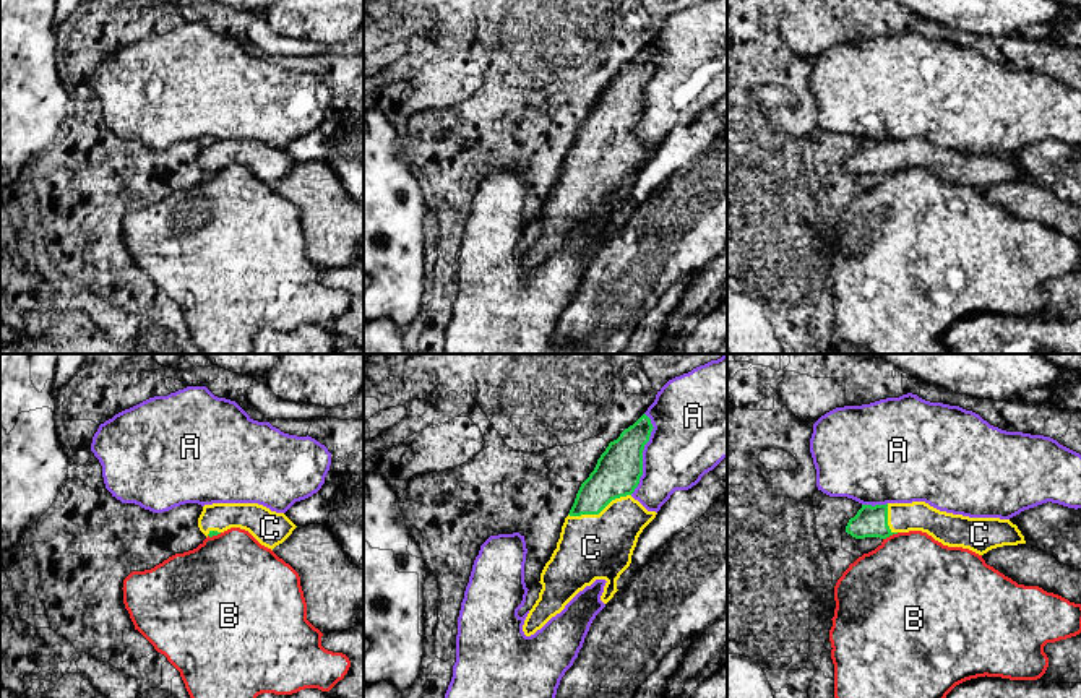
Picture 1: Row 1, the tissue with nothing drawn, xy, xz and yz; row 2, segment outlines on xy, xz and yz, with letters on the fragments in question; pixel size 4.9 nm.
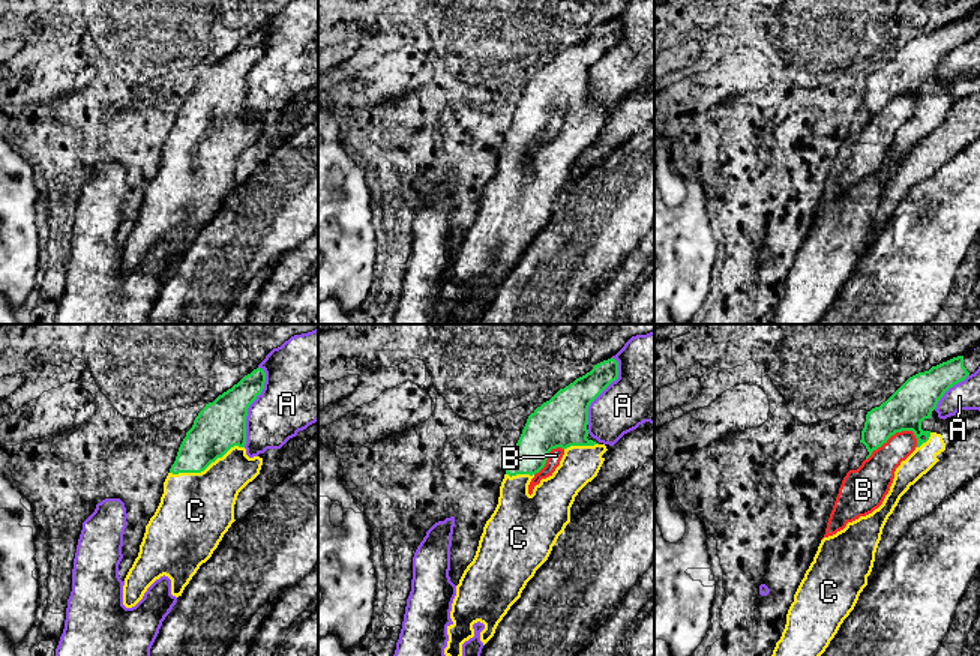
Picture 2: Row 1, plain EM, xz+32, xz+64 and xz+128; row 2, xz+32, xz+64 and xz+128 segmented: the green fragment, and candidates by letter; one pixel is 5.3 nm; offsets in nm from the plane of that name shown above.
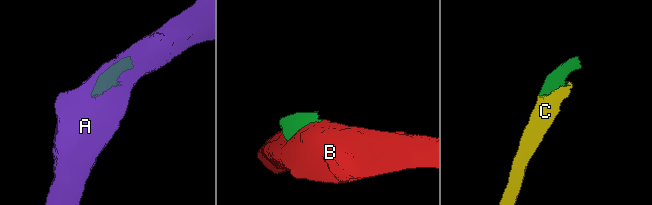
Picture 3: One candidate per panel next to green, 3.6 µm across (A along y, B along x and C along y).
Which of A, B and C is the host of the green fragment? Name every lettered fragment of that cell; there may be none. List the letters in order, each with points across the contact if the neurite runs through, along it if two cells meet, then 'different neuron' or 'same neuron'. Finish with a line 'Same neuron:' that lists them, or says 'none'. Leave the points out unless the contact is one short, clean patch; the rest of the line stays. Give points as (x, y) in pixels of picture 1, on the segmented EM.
A: different neuron
B: different neuron
C: same neuron
Same neuron: C

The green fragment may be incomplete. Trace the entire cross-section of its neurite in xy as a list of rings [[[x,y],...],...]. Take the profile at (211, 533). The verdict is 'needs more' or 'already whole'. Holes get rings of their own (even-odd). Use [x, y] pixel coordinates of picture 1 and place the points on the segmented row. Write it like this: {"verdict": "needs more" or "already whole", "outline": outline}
{"verdict": "needs more", "outline": [[[213,503],[203,506],[198,528],[206,537],[217,536],[230,528],[240,528],[273,550],[297,526],[284,513],[271,511],[258,503]]]}

